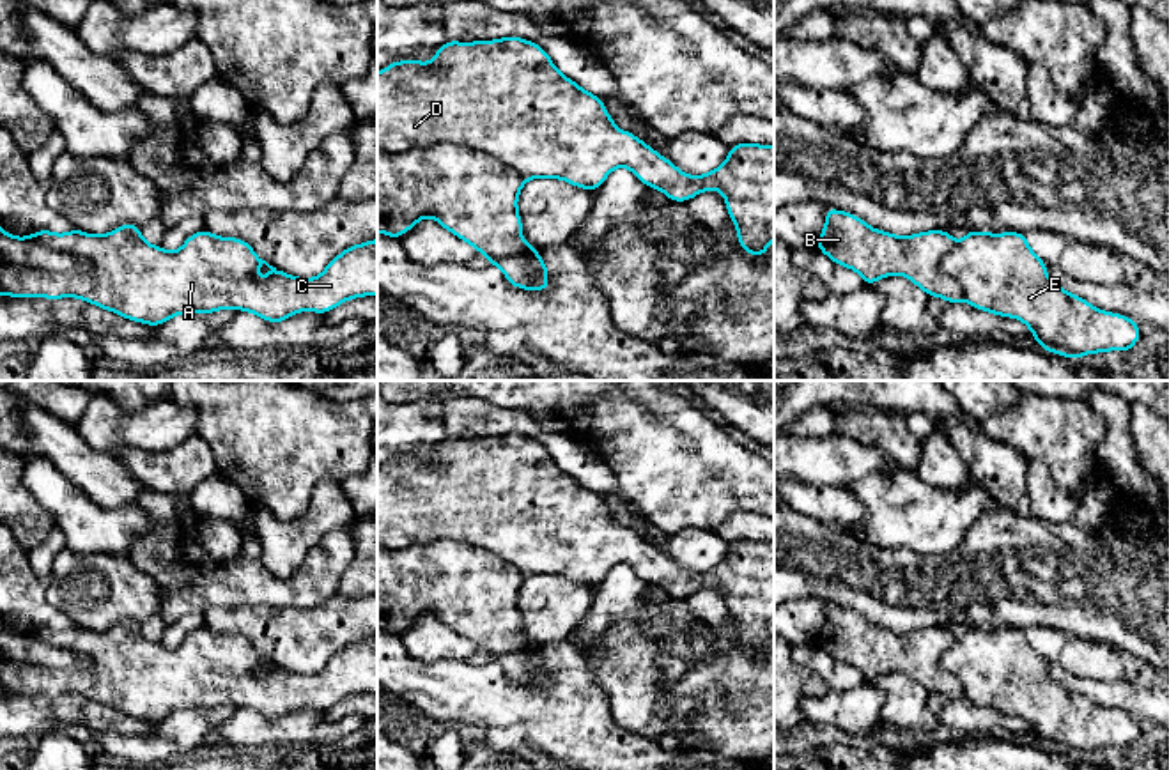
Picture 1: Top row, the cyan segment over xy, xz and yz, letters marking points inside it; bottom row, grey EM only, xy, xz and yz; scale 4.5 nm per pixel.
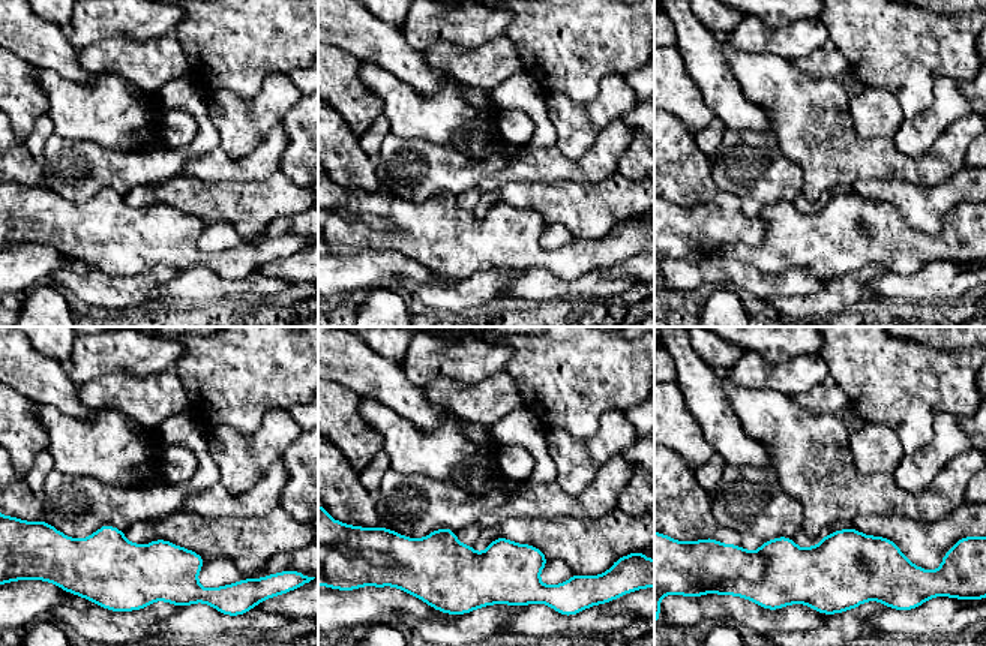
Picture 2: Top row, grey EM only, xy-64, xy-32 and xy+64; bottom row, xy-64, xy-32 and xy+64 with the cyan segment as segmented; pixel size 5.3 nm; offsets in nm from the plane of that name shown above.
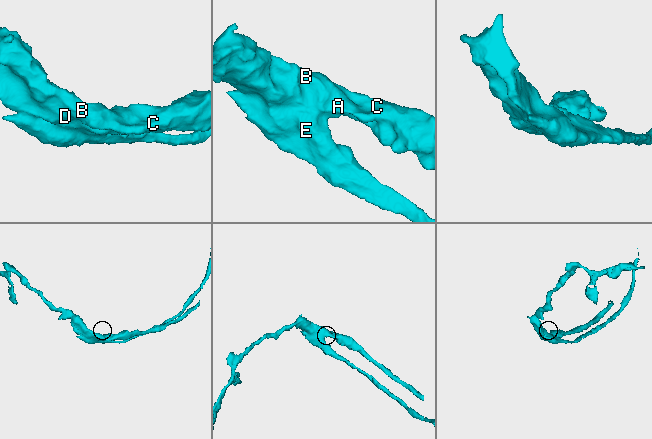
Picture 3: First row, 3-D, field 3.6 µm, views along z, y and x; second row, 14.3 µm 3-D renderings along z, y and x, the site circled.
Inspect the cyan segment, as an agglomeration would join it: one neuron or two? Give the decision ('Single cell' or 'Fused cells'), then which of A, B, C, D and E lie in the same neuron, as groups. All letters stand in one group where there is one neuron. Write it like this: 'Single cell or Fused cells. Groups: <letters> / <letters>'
Fused cells. Groups: A B C D / E

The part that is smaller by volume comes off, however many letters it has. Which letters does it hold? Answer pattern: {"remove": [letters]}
{"remove": ["E"]}

